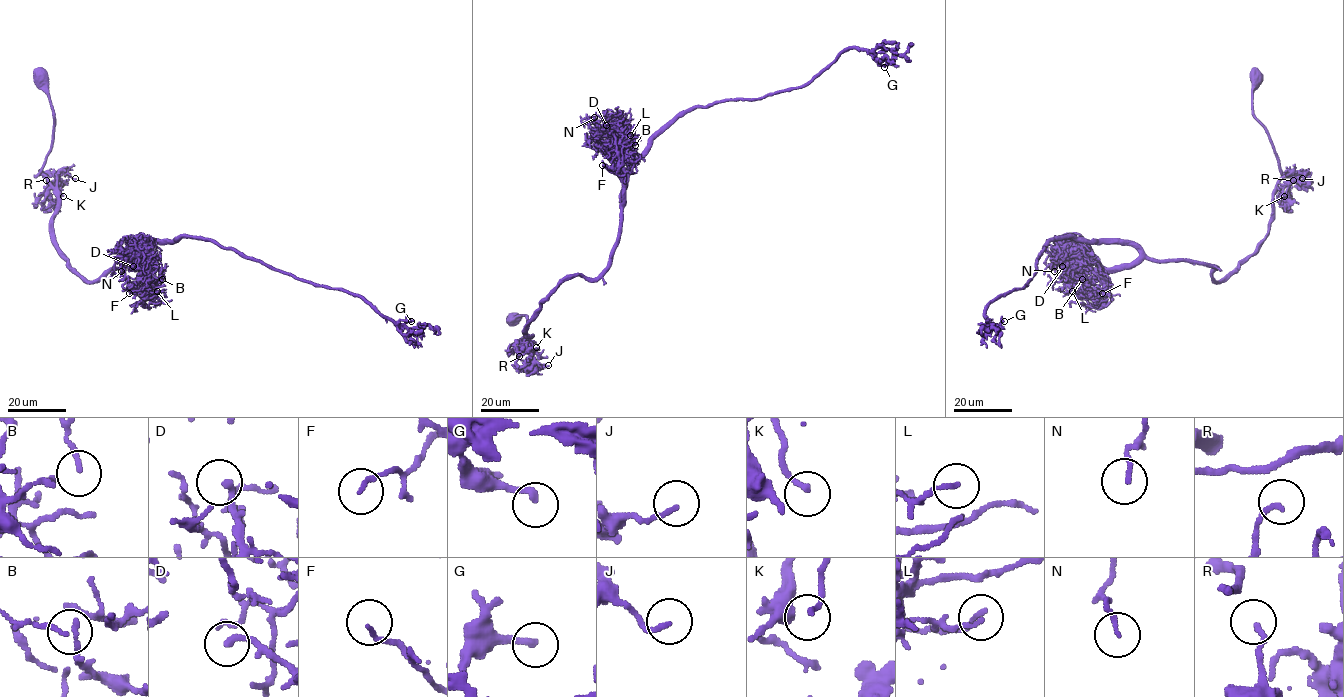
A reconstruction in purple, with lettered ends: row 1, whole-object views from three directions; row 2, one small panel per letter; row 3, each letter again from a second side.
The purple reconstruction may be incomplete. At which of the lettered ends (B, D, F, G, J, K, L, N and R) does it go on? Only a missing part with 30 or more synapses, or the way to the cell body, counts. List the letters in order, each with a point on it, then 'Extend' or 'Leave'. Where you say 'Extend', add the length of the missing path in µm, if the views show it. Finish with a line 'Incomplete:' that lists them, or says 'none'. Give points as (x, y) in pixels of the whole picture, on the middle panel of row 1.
B: Place: (635, 145). Leave
D: Place: (606, 125). Extend. Missing length about 8 µm
F: Place: (602, 165). Leave
G: Place: (884, 67). Leave
J: Place: (548, 365). Leave
K: Place: (536, 347). Leave
L: Place: (630, 135). Leave
N: Place: (594, 117). Extend. Missing length about 10 µm
R: Place: (519, 356). Leave
Incomplete: D, N

